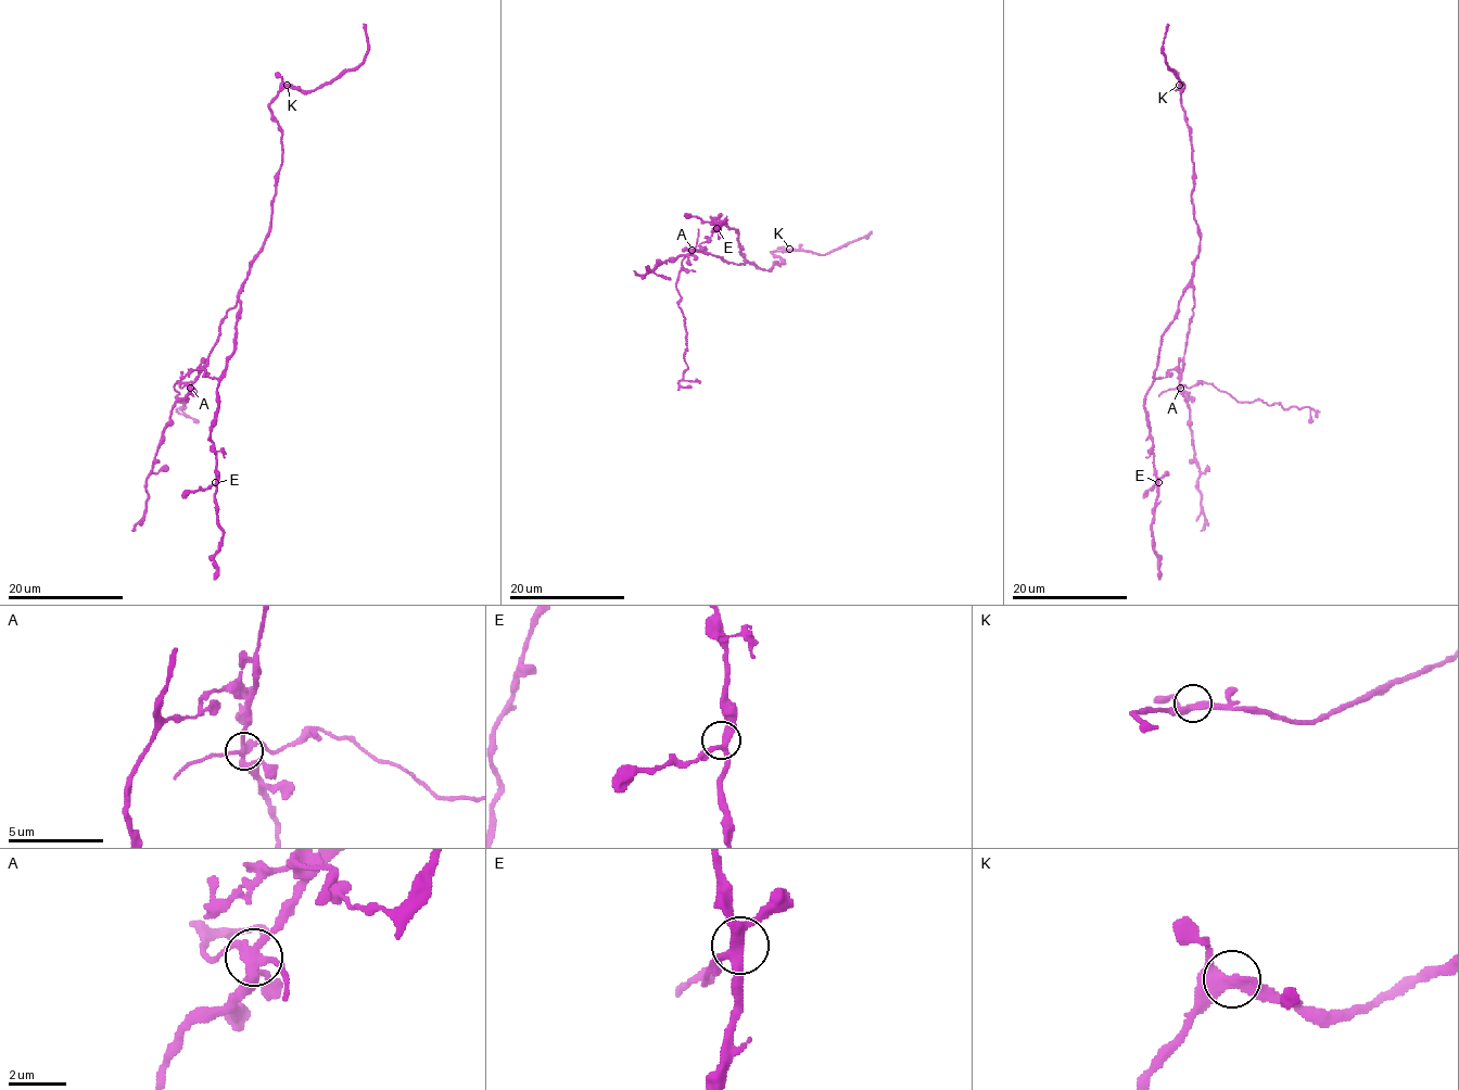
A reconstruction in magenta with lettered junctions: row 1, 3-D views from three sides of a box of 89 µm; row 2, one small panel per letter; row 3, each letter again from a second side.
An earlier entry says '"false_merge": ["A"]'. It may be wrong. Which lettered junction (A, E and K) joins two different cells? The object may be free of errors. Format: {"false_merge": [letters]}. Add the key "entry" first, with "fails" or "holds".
{"entry": "holds", "false_merge": ["A"]}

